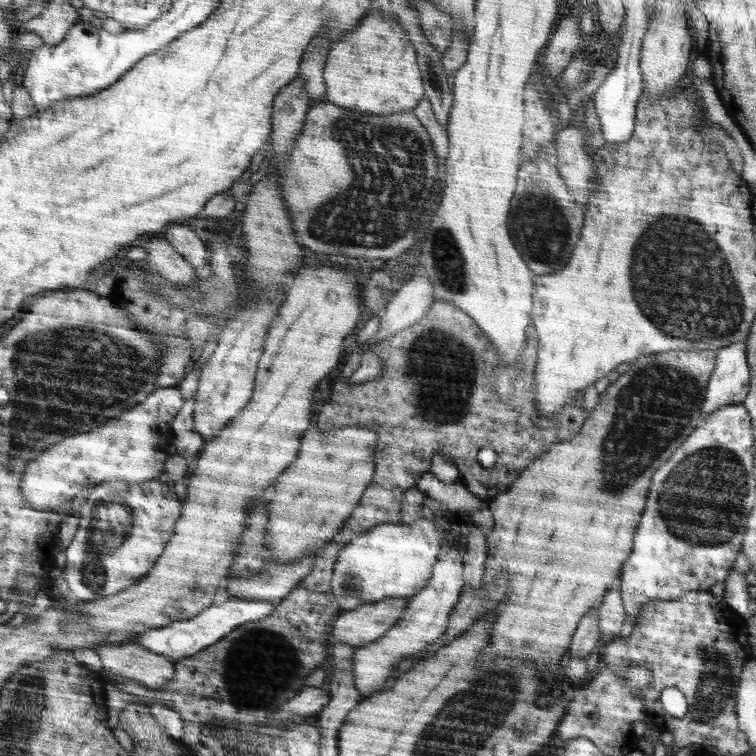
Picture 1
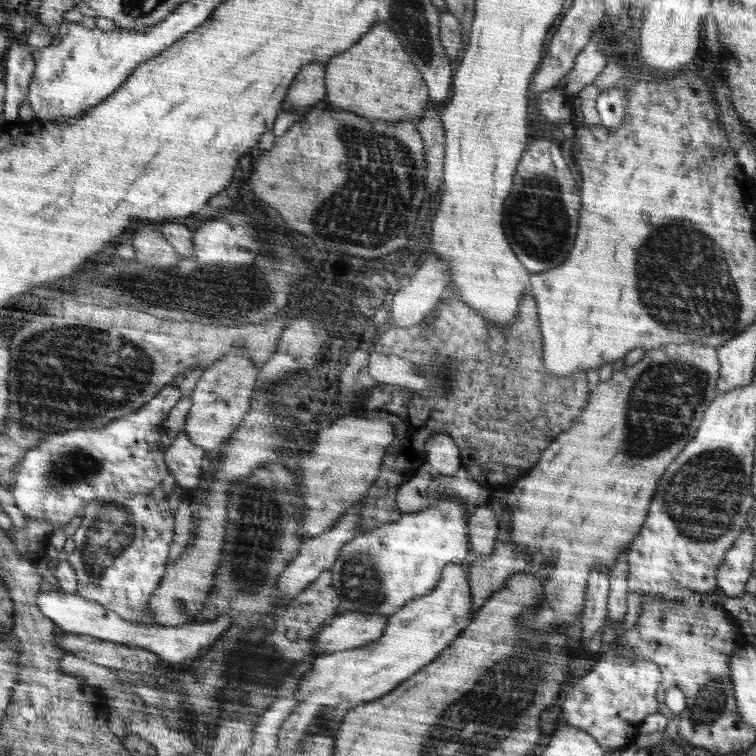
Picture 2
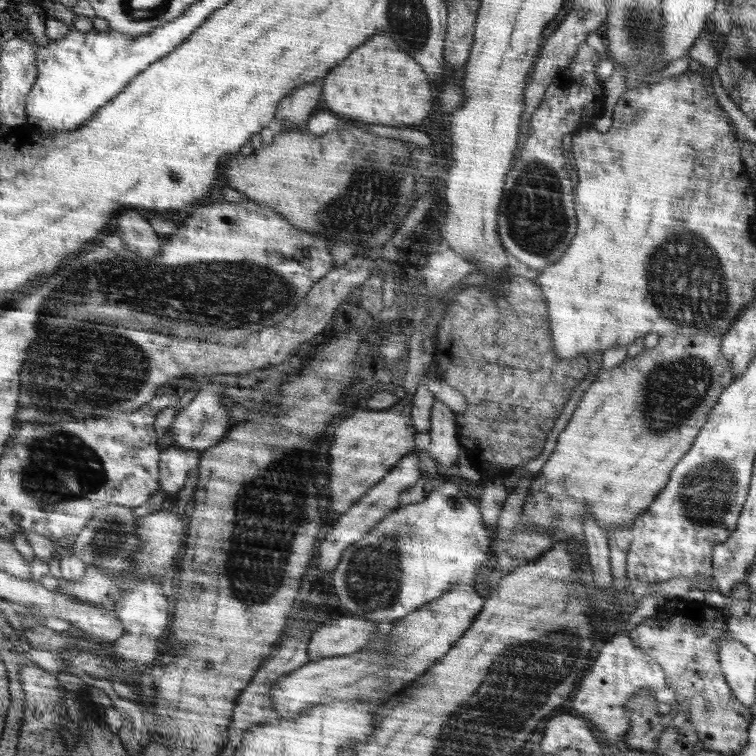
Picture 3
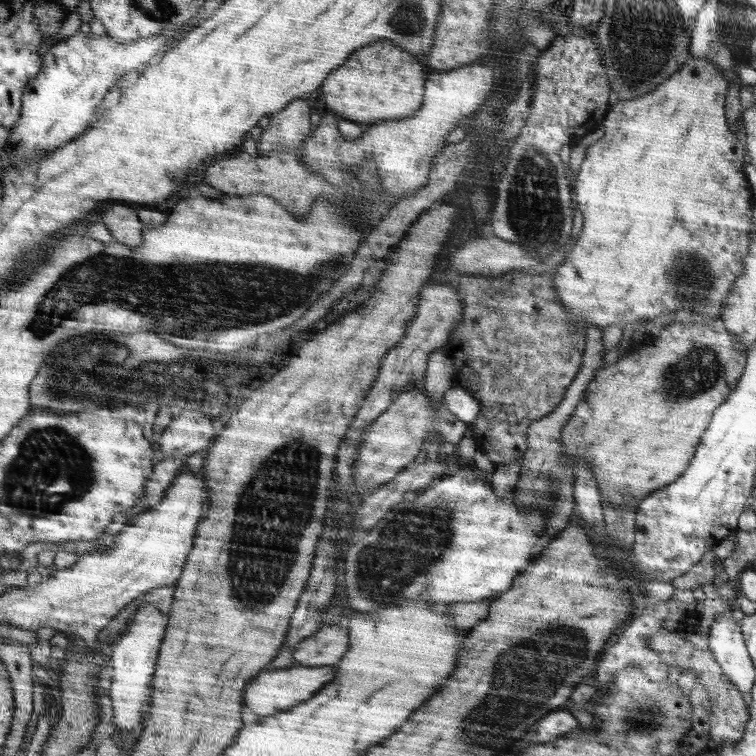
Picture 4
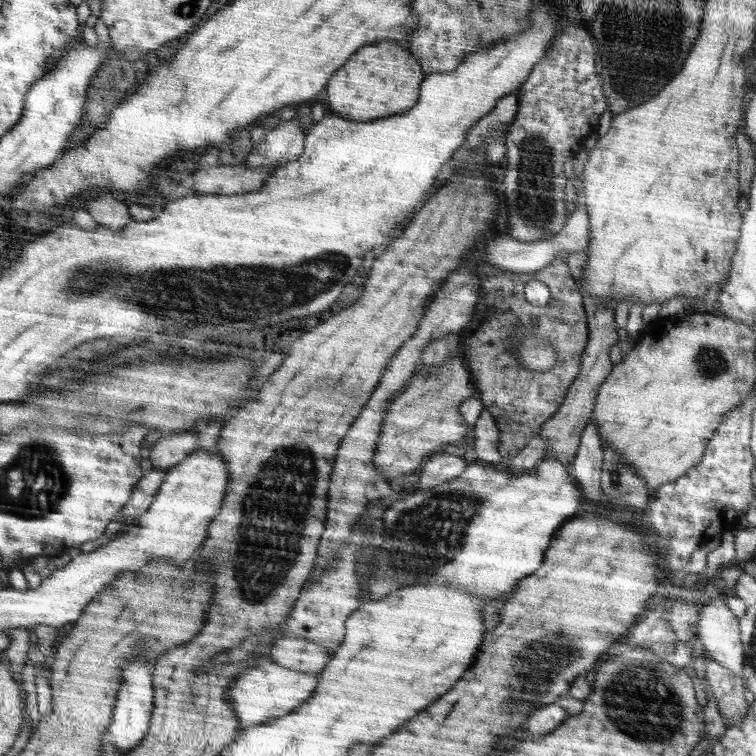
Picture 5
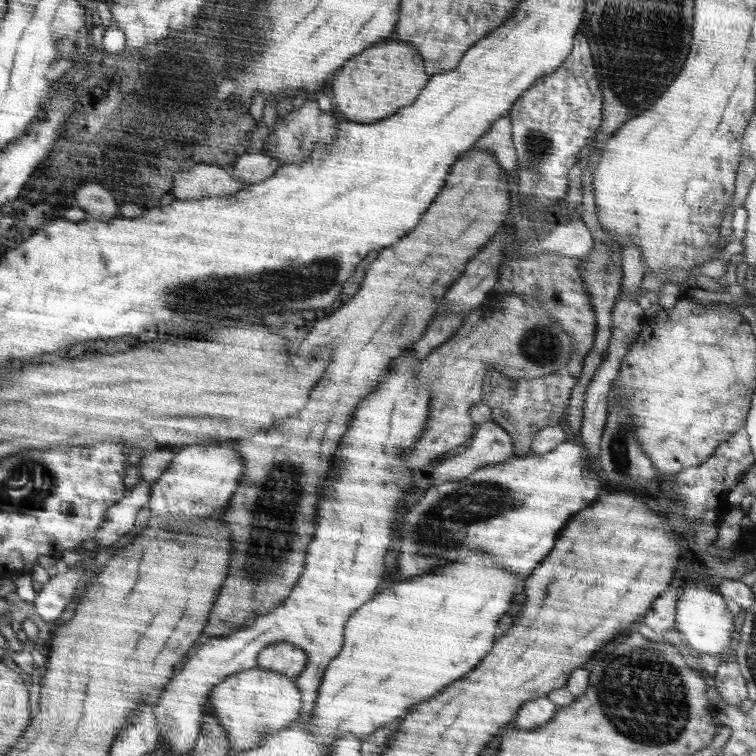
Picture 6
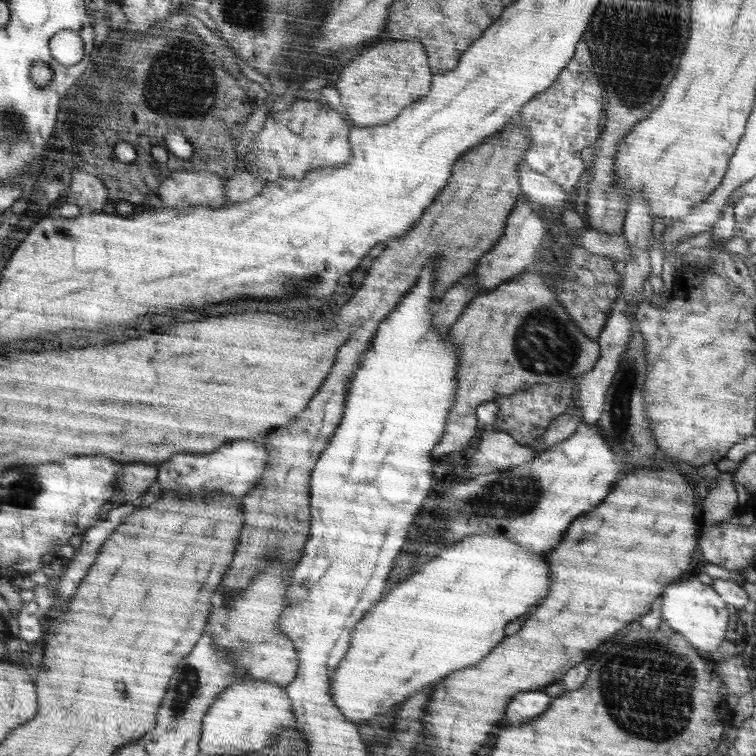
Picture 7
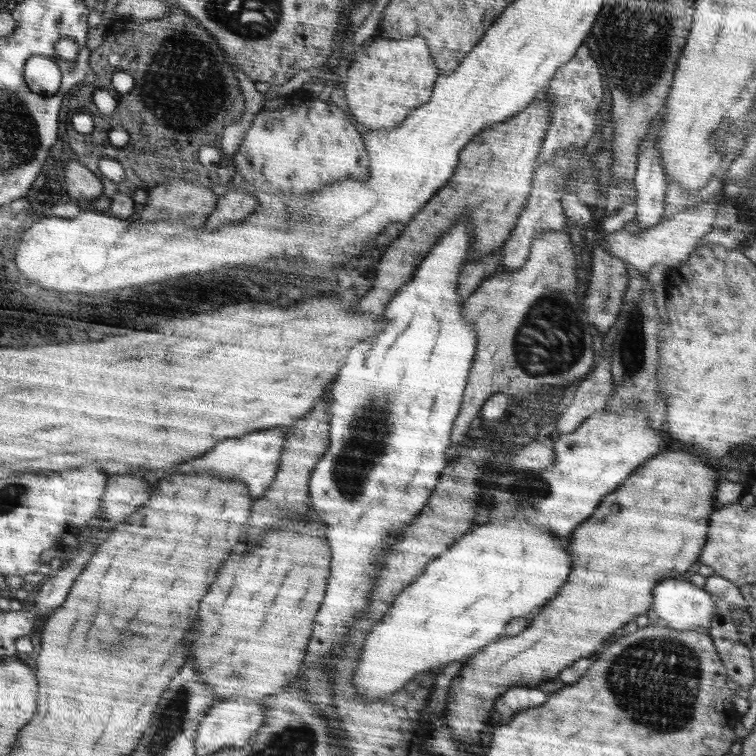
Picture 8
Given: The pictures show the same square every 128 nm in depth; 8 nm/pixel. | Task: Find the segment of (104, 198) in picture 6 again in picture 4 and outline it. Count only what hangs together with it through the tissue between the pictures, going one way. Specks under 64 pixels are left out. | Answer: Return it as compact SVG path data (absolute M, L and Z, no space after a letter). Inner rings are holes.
M126 206L108 208L106 216L102 216L102 222L106 224L106 228L114 234L114 238L118 242L122 242L130 248L136 248L144 242L142 232L145 232L146 228L142 226L136 212Z

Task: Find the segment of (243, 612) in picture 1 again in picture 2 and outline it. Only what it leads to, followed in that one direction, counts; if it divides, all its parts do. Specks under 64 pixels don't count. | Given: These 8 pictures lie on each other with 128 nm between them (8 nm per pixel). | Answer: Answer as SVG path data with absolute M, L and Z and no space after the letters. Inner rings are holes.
M42 592L39 594L38 605L41 612L55 620L59 627L67 633L88 635L112 643L121 643L131 647L139 647L157 654L163 661L182 663L195 660L200 652L210 648L212 644L230 626L230 614L220 614L208 621L186 623L178 626L162 626L156 624L132 623L118 617L114 612L104 609L100 604L86 601L78 593Z

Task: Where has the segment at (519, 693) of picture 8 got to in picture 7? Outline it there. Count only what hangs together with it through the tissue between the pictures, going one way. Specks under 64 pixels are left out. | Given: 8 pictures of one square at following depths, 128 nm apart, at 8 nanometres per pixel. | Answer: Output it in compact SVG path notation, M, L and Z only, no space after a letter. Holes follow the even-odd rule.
M522 692L513 697L514 704L507 707L506 724L502 726L518 726L524 724L532 718L538 718L540 714L544 714L550 706L550 698L544 692Z

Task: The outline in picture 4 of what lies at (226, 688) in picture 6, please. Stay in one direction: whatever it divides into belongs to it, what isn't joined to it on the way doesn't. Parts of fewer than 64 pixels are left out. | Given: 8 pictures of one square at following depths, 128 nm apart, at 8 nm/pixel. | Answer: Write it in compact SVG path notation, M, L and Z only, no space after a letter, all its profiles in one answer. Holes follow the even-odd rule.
M336 665L319 667L294 666L288 668L270 669L266 667L258 678L250 680L246 686L245 699L248 715L252 720L263 720L266 717L277 715L279 712L291 710L298 704L305 703L326 687L336 676Z

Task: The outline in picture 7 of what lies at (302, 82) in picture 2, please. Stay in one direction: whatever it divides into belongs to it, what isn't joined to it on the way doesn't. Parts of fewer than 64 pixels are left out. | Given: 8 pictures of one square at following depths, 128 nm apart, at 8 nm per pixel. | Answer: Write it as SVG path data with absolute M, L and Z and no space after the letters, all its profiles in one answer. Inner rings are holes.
M248 169L242 170L242 172L234 170L225 181L226 205L252 199L262 191L267 183L264 177L260 177L258 173L252 173Z

